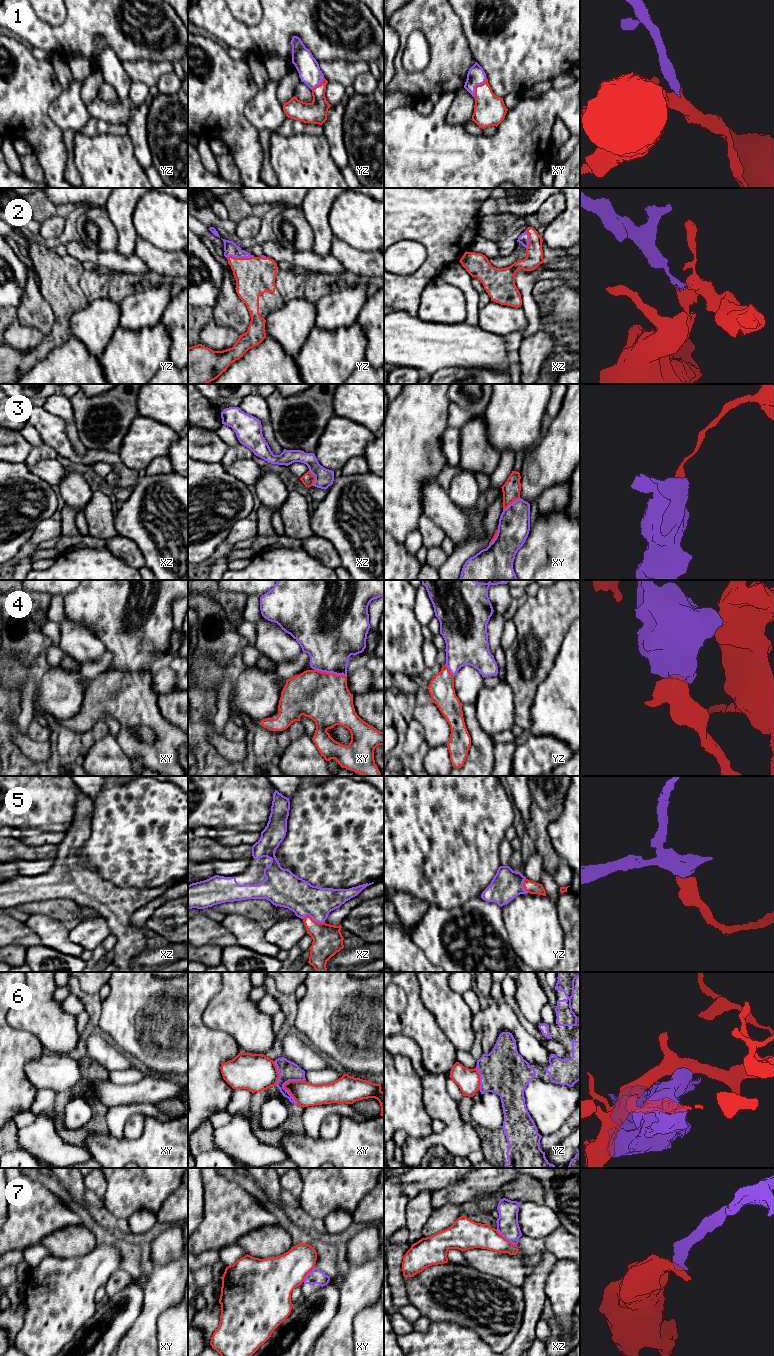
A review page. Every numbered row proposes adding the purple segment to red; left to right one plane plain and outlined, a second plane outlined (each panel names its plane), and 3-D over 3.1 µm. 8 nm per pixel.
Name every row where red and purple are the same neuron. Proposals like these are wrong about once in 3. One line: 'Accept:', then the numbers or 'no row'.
Accept: 1, 2, 4, 5

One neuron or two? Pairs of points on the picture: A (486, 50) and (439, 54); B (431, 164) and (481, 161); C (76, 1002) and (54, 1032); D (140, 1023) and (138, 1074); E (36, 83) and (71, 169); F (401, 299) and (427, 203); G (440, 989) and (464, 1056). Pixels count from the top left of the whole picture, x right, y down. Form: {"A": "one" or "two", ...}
{"A": "two", "B": "one", "C": "two", "D": "two", "E": "two", "F": "one", "G": "two"}

